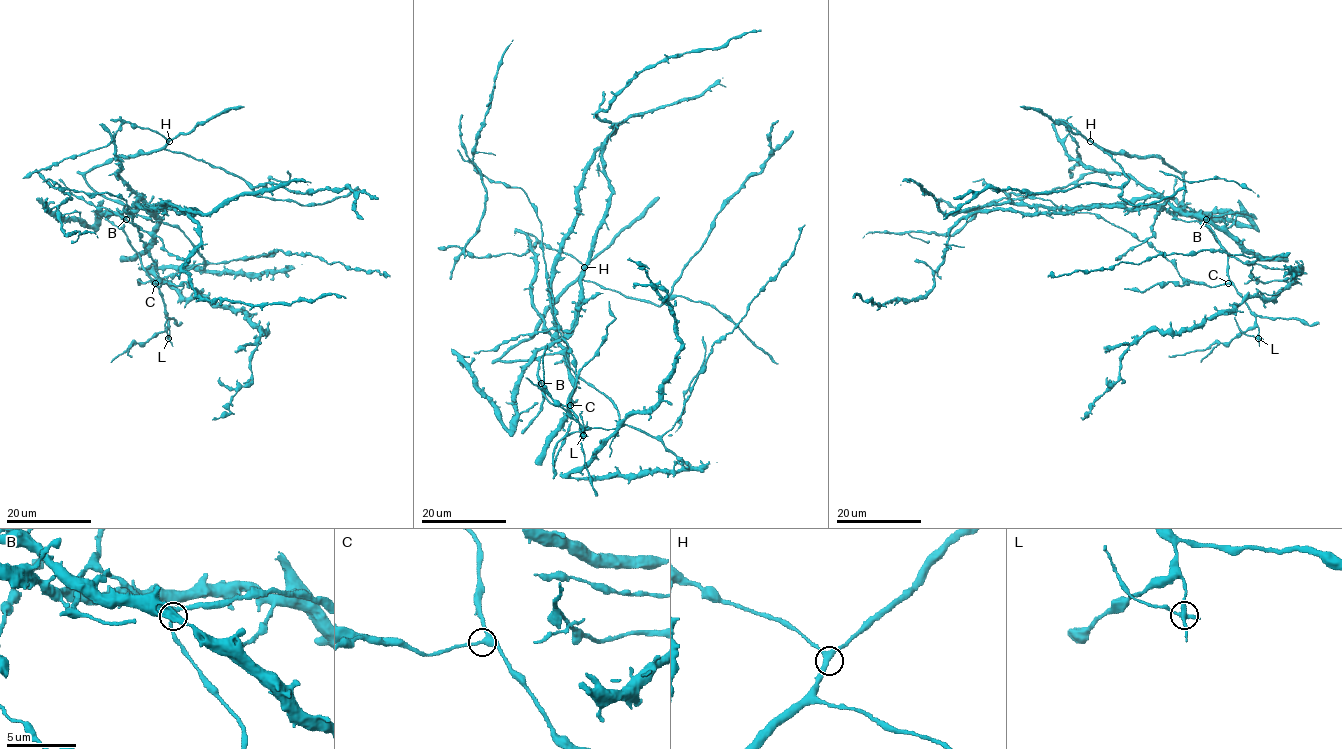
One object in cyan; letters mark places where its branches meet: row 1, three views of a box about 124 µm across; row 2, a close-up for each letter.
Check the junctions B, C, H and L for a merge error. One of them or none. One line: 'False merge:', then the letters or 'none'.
False merge: L

